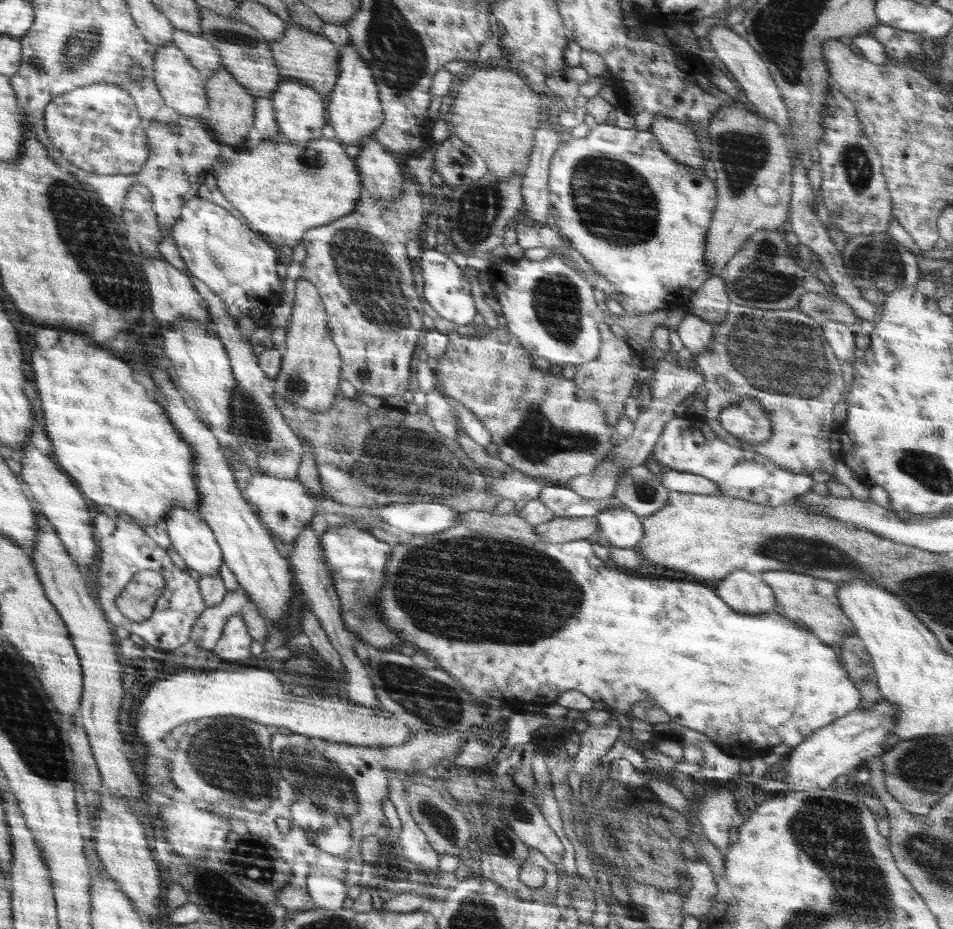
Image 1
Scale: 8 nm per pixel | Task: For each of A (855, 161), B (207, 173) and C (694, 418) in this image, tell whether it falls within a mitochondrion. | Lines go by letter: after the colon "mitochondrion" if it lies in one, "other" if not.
A: mitochondrion
B: other
C: other

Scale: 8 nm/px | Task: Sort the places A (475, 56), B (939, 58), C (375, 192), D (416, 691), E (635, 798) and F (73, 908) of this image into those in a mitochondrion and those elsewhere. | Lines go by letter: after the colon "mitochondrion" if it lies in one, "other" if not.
A: other
B: other
C: other
D: mitochondrion
E: other
F: other

